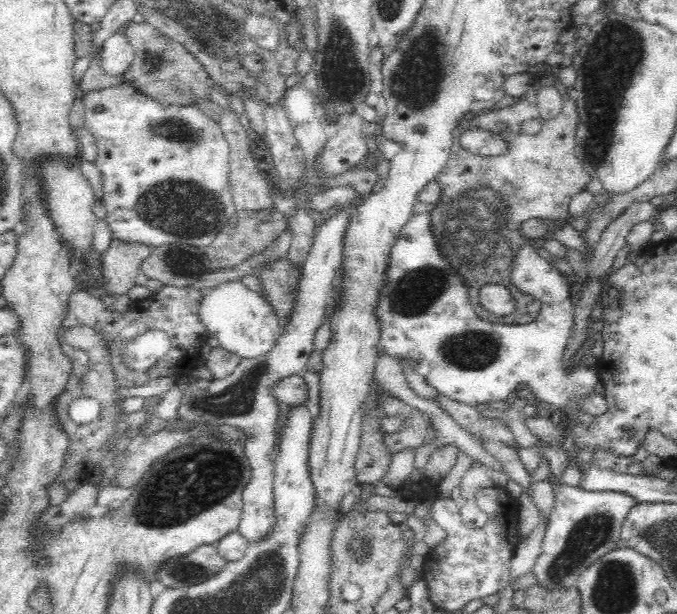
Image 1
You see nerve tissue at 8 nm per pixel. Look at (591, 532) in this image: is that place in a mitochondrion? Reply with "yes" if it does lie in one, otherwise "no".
yes

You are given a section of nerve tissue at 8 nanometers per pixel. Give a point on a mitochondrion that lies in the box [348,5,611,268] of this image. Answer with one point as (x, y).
(414, 80)

